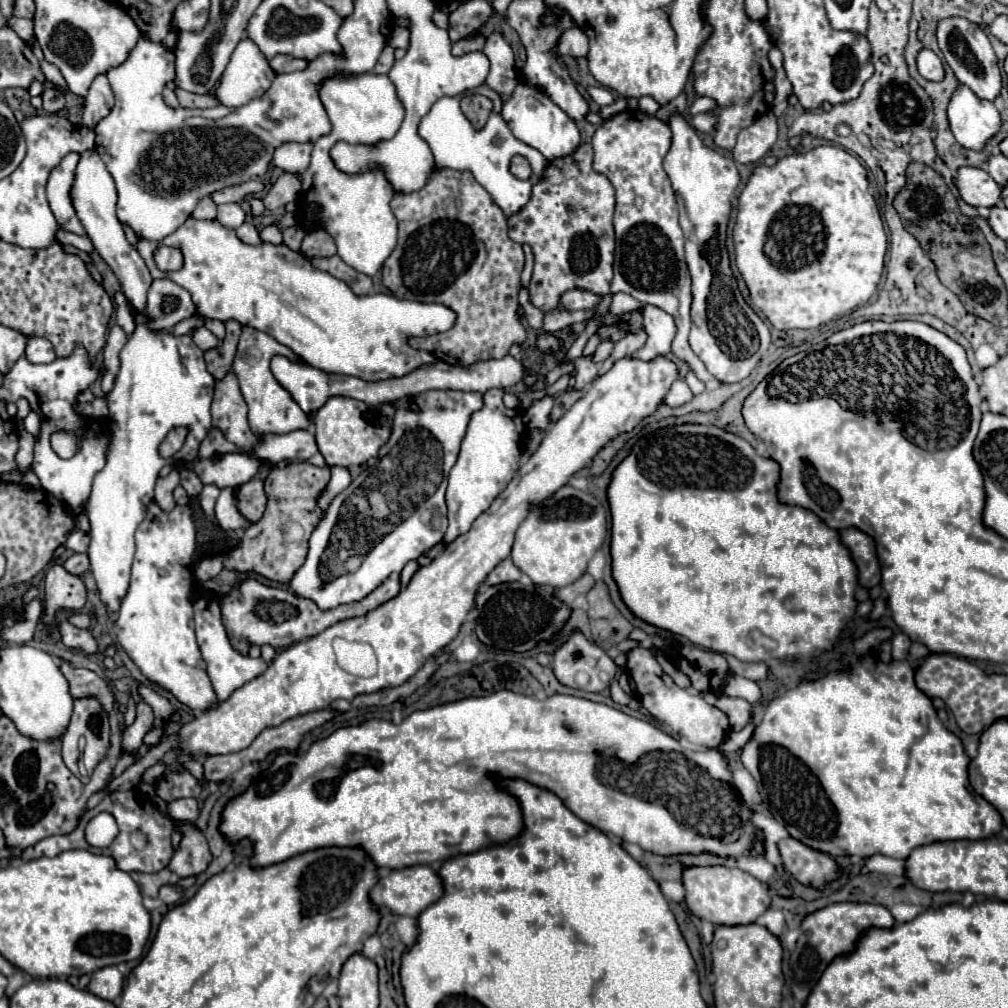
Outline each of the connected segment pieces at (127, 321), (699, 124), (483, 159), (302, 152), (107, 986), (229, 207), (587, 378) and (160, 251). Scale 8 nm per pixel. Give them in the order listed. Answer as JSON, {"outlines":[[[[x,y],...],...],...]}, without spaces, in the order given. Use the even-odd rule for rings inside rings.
{"outlines":[[[[117,292],[115,294],[115,298],[113,298],[115,302],[117,302],[117,312],[115,312],[115,322],[127,332],[127,334],[131,334],[133,332],[133,328],[135,328],[135,322],[133,322],[133,316],[131,316],[131,312],[129,312],[129,306],[127,306],[127,298],[121,294],[121,292]]],[[[697,114],[697,116],[693,116],[691,118],[691,124],[695,126],[695,130],[699,130],[699,132],[713,132],[713,124],[715,124],[715,118],[711,116],[711,114]]],[[[487,84],[481,86],[483,94],[493,100],[493,112],[483,126],[483,130],[475,130],[473,124],[467,120],[467,116],[459,108],[459,96],[443,96],[437,100],[431,108],[431,112],[421,120],[419,124],[419,136],[429,144],[433,156],[435,156],[435,166],[437,168],[453,168],[453,170],[463,170],[471,172],[473,178],[493,196],[497,206],[503,210],[505,216],[511,216],[519,212],[527,200],[531,198],[531,188],[533,184],[543,176],[543,170],[547,166],[547,158],[539,154],[535,148],[519,142],[511,130],[507,128],[505,120],[501,118],[501,98],[491,90]],[[515,154],[521,154],[529,160],[533,174],[529,180],[519,180],[511,174],[511,158]]],[[[285,142],[281,144],[275,154],[273,154],[273,166],[285,170],[285,172],[297,172],[297,174],[303,174],[309,166],[309,160],[311,160],[311,150],[313,150],[313,144],[311,142]]],[[[105,966],[91,974],[91,982],[87,988],[99,998],[115,1002],[123,990],[123,976],[117,970],[117,966]]],[[[233,202],[233,204],[221,204],[217,206],[217,220],[225,226],[225,228],[239,228],[245,222],[245,212],[243,208]]],[[[579,356],[575,360],[575,368],[577,368],[575,388],[587,388],[587,384],[597,378],[597,364],[595,364],[593,356]]],[[[159,246],[155,250],[155,264],[159,270],[163,272],[171,272],[171,270],[179,270],[183,266],[183,256],[177,248],[169,248],[169,246]]]]}

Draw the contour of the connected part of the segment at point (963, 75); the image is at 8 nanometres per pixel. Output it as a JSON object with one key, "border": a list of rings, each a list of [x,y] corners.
{"border":[[[951,16],[951,18],[941,18],[939,20],[935,34],[937,34],[939,50],[943,52],[947,64],[955,72],[957,80],[961,84],[969,86],[979,98],[995,100],[999,96],[999,90],[1001,90],[1001,70],[997,66],[995,52],[989,44],[987,34],[983,32],[983,28],[975,22],[969,22],[967,18]]]}

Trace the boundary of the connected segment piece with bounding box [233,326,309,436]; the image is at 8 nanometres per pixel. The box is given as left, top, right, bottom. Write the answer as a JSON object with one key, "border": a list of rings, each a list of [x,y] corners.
{"border":[[[247,326],[243,328],[241,340],[239,340],[239,348],[237,348],[237,354],[235,354],[235,362],[233,362],[233,374],[239,378],[239,386],[241,386],[243,398],[247,402],[247,406],[249,406],[249,424],[251,424],[253,434],[257,434],[257,436],[269,434],[269,432],[271,434],[285,434],[285,432],[309,426],[307,414],[291,398],[289,390],[285,390],[275,380],[275,376],[273,376],[273,372],[269,368],[269,360],[275,354],[295,356],[293,350],[289,350],[283,344],[279,344],[269,334],[259,332],[255,328],[247,328]]]}

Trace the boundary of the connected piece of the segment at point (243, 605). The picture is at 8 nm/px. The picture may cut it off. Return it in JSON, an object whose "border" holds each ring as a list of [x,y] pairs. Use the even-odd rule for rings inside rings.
{"border":[[[389,576],[381,586],[377,586],[367,598],[363,598],[359,602],[341,604],[341,606],[331,608],[331,610],[319,610],[319,606],[315,602],[311,602],[307,598],[301,598],[301,596],[297,596],[297,594],[285,590],[285,588],[263,586],[257,580],[247,580],[237,590],[231,590],[229,598],[225,598],[221,602],[221,608],[223,608],[225,626],[227,626],[227,632],[229,632],[229,638],[231,638],[233,646],[241,654],[245,654],[245,640],[249,644],[257,644],[257,646],[271,644],[273,648],[285,648],[289,644],[295,644],[295,642],[301,642],[305,638],[317,636],[327,626],[333,626],[333,624],[337,624],[341,620],[347,620],[347,618],[353,618],[353,616],[363,616],[363,614],[375,610],[383,602],[391,600],[399,590],[401,590],[399,578]],[[263,604],[281,604],[283,606],[283,612],[285,612],[285,618],[283,620],[273,620],[273,616],[271,616],[273,612],[267,610],[267,608],[263,610]]]}

